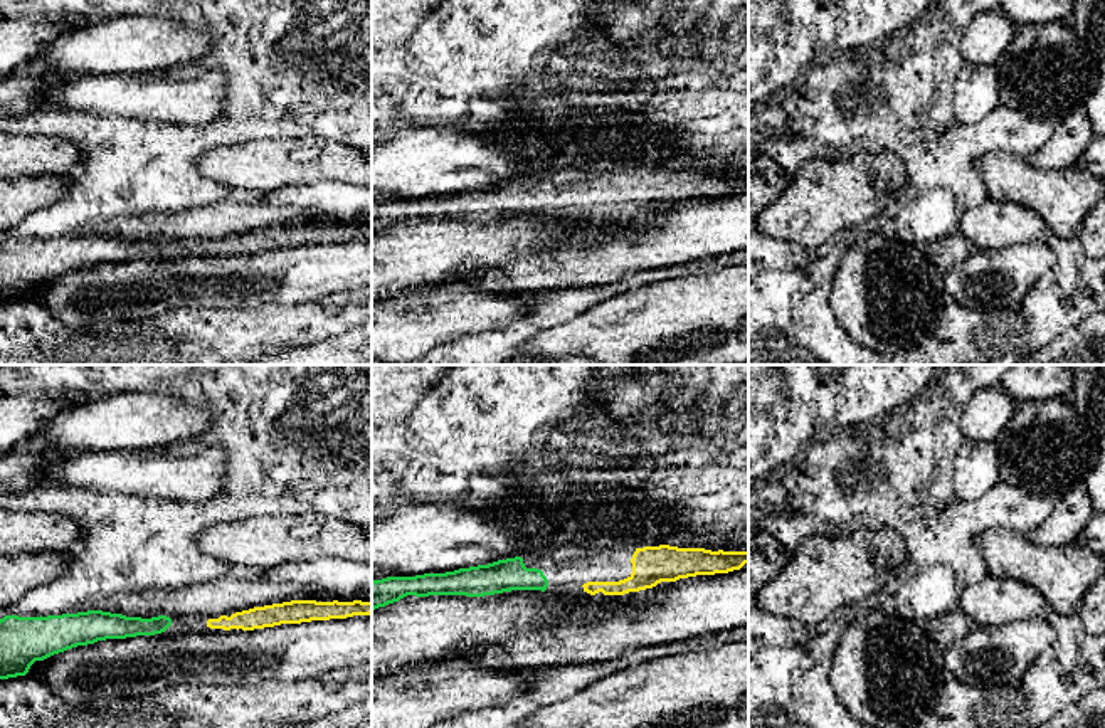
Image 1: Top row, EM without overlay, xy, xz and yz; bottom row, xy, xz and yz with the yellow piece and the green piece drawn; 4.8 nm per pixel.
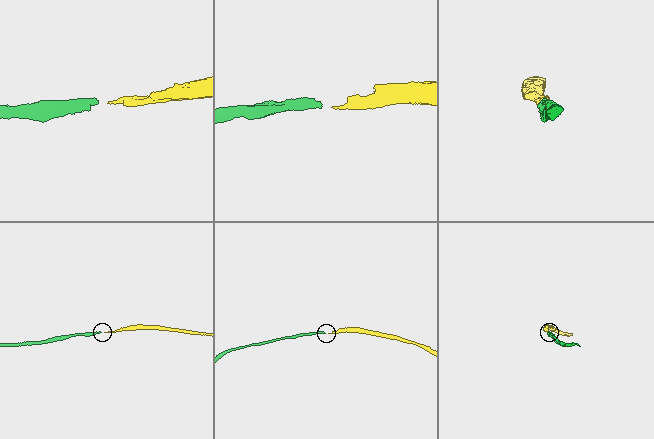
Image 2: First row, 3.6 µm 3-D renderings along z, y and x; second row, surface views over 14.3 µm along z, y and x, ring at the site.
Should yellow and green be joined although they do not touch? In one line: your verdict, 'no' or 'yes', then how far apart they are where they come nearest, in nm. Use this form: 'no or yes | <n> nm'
yes | 170 nm

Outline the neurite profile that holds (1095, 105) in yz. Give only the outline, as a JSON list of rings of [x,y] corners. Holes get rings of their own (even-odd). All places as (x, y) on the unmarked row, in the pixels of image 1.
[[[1105,74],[1085,103],[1095,138],[1105,136]]]

